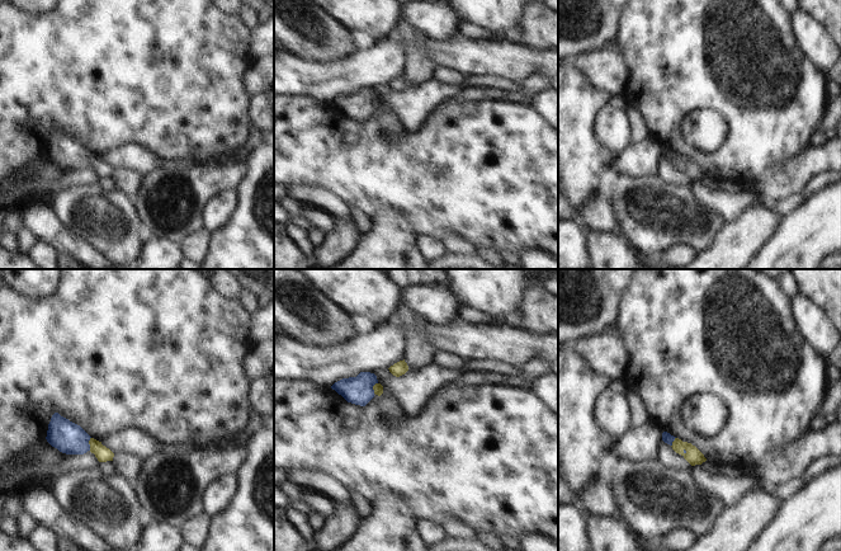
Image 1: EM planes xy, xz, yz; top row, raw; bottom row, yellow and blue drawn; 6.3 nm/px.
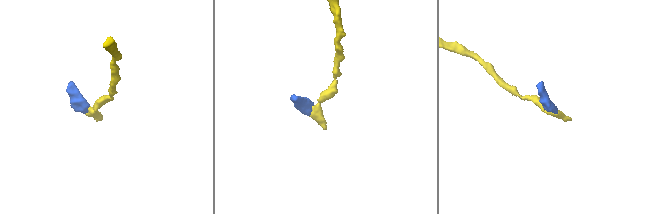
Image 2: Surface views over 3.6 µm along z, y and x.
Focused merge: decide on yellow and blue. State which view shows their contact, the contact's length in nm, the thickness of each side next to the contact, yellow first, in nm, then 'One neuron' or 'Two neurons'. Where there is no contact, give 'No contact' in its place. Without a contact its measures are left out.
Touches yellow in xy. Shared border 90 nm. Thickness 90 nm (yellow) against 200 nm. One neuron.

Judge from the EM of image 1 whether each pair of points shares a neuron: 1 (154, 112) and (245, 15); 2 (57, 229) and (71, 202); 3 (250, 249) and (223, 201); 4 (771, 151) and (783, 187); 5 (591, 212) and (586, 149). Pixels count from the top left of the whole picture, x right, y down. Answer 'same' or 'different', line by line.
1: different
2: different
3: different
4: different
5: different

